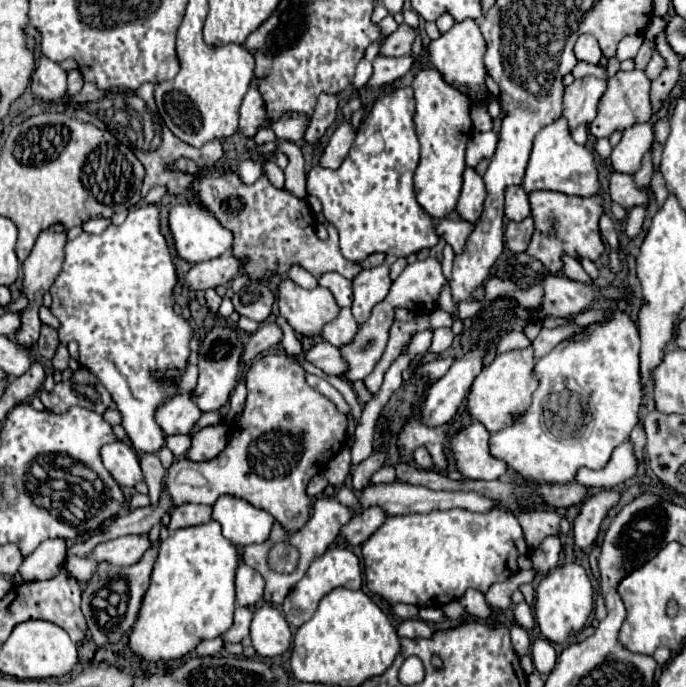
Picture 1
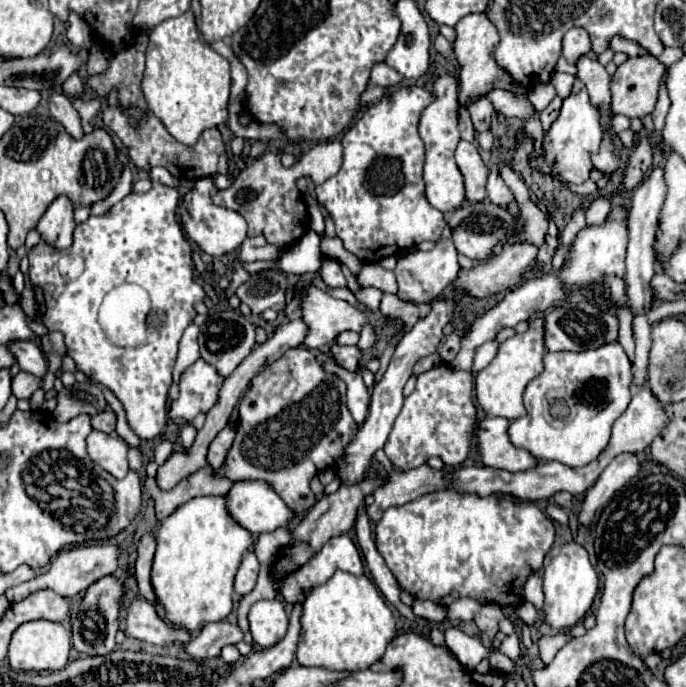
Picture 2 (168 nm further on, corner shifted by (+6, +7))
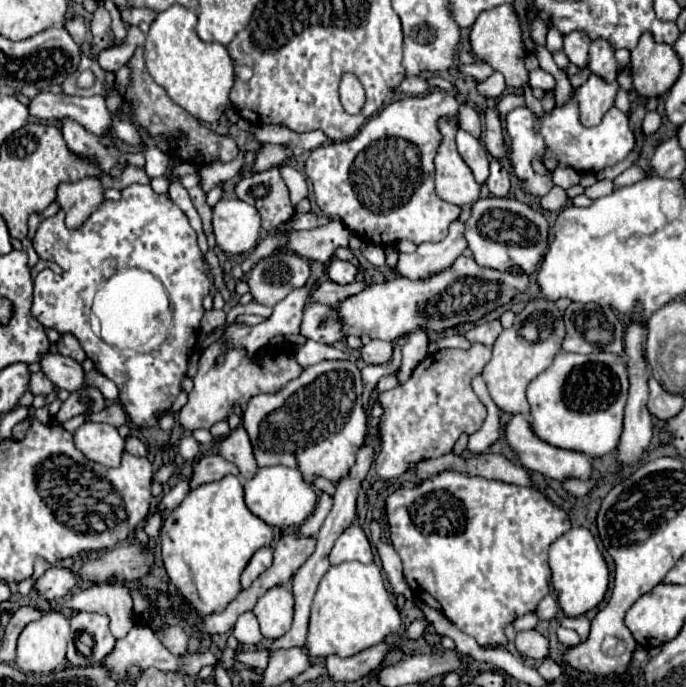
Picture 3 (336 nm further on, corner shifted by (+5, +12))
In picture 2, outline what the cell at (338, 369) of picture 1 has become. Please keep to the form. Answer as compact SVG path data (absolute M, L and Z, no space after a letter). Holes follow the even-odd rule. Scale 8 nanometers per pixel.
M332 343L330 357L346 371L356 371L356 365L360 363L360 349L358 347L342 347L338 343Z

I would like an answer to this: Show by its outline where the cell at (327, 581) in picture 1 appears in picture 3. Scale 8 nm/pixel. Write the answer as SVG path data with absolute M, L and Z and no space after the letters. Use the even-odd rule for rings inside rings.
M349 526L335 542L331 554L329 554L331 564L341 564L349 560L357 560L363 564L373 562L373 550L369 544L367 534L363 532L361 526Z

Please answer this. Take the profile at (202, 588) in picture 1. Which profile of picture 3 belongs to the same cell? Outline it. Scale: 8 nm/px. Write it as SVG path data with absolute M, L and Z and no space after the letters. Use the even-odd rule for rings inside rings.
M229 474L217 482L193 488L189 496L173 512L167 514L161 528L161 554L171 582L179 588L183 596L187 596L187 600L191 600L191 608L207 614L207 612L221 612L241 592L239 584L241 572L249 564L251 556L259 548L271 546L273 540L275 540L275 528L257 518L247 508L243 484L239 482L237 476Z

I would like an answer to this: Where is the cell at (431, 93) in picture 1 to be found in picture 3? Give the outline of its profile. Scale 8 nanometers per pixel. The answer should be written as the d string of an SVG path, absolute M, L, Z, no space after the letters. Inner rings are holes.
M451 120L439 122L443 140L435 158L435 188L439 198L443 198L445 202L467 206L479 200L481 184L475 180L471 168L459 156L455 148L457 128L449 122Z

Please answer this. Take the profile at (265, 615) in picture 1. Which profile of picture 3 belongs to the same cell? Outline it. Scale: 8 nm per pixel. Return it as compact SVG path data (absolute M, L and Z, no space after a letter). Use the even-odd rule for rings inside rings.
M275 586L267 590L253 608L261 624L261 634L269 640L277 640L285 632L289 632L293 622L293 592L285 586Z

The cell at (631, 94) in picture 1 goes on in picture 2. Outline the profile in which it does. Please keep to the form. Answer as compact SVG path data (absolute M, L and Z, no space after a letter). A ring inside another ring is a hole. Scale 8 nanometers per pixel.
M652 55L630 57L616 69L610 79L610 111L614 115L626 115L630 119L652 113L664 71L666 67Z

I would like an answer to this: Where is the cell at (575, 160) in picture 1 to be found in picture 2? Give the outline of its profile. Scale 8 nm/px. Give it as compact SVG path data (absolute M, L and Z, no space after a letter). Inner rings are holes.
M582 89L578 95L570 95L564 99L556 121L544 133L540 151L534 149L528 155L528 165L530 165L530 169L540 171L542 175L560 177L566 183L580 185L580 183L588 181L590 171L594 169L592 155L596 155L600 149L602 133L604 133L604 129L600 125L600 113L594 105L590 105L588 93Z

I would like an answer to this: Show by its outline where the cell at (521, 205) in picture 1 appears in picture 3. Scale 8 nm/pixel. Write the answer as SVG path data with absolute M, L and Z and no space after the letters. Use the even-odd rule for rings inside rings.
M495 158L491 160L491 174L485 184L493 196L507 196L507 192L509 192L509 186L511 186L509 172Z

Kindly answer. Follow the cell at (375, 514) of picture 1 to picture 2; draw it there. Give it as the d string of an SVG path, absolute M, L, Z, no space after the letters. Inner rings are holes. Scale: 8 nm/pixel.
M383 449L378 450L374 457L384 465L388 479L382 487L374 491L374 503L368 507L368 519L372 523L376 523L388 507L398 507L412 499L418 499L424 493L448 487L448 481L442 477L442 471L434 471L428 465L410 471L396 471Z

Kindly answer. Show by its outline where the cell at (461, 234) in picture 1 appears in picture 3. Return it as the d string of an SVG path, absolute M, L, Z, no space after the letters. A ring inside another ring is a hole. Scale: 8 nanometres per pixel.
M509 198L477 200L473 204L471 218L465 222L465 238L479 266L495 268L499 272L519 268L527 276L537 272L537 266L545 256L547 232L549 232L547 218L539 210L533 210L531 206Z

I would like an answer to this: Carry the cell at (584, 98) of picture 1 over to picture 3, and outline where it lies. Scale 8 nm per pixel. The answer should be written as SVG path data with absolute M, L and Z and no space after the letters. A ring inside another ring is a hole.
M603 38L595 40L589 50L589 68L593 74L603 76L605 80L615 80L617 78L617 60L615 60L615 50L611 44Z

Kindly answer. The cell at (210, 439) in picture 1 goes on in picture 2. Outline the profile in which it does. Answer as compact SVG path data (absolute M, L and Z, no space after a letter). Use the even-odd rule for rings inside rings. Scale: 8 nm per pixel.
M226 425L226 427L214 437L214 441L210 443L206 459L208 459L208 463L210 463L214 469L220 467L222 461L226 459L226 453L228 453L232 441L234 441L234 429L232 429L230 425Z

